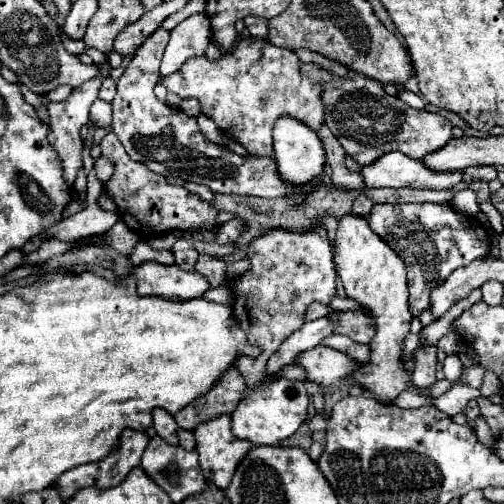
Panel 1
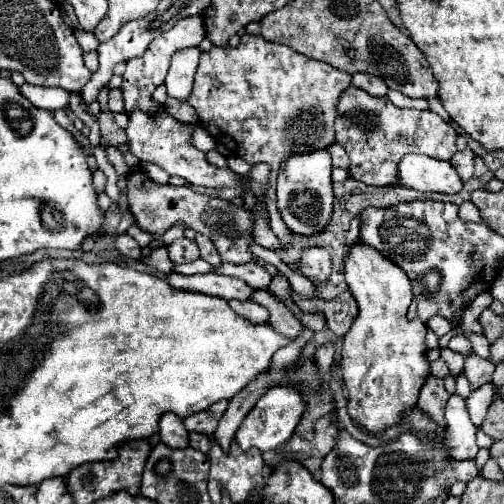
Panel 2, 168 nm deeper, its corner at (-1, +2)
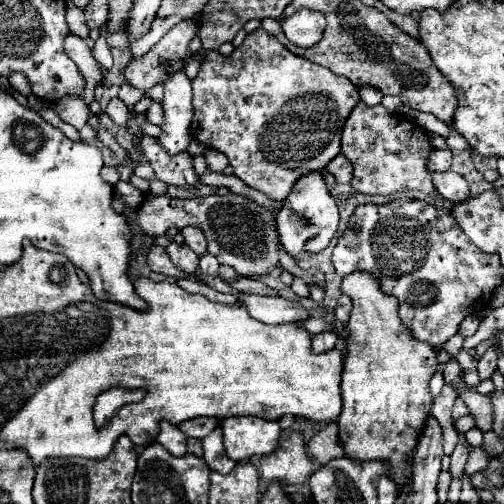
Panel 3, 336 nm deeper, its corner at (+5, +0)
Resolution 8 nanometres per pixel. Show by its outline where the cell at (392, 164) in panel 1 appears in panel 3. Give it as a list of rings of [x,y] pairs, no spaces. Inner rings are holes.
[[[428,171],[434,187],[438,193],[442,193],[448,201],[464,201],[468,197],[468,183],[462,175],[454,173],[454,171]]]

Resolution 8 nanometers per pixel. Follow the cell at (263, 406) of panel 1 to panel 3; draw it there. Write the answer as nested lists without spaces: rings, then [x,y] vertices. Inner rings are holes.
[[[258,415],[228,417],[222,421],[224,447],[230,459],[246,461],[252,455],[268,455],[278,447],[282,433],[280,421]]]

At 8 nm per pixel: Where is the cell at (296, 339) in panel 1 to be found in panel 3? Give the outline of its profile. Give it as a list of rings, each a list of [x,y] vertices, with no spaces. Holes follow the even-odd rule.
[[[220,425],[210,435],[206,435],[202,439],[202,447],[204,447],[204,461],[208,463],[210,469],[216,469],[220,473],[228,473],[236,465],[236,461],[232,461],[224,451],[224,437],[222,437]]]

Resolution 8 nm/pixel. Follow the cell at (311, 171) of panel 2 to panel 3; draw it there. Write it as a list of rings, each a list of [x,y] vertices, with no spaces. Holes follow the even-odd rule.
[[[310,171],[296,179],[292,191],[284,199],[284,205],[276,217],[276,223],[278,223],[280,243],[292,257],[296,257],[302,251],[318,253],[324,247],[328,247],[330,239],[336,235],[336,229],[338,229],[338,207],[332,195],[328,193],[326,181],[320,171]]]

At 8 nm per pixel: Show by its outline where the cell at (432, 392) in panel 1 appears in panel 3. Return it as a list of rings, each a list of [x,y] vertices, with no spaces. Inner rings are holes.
[[[464,389],[460,395],[470,409],[474,409],[476,417],[476,427],[482,431],[488,431],[488,423],[492,423],[492,405],[490,397],[482,393],[474,393],[474,389]]]

